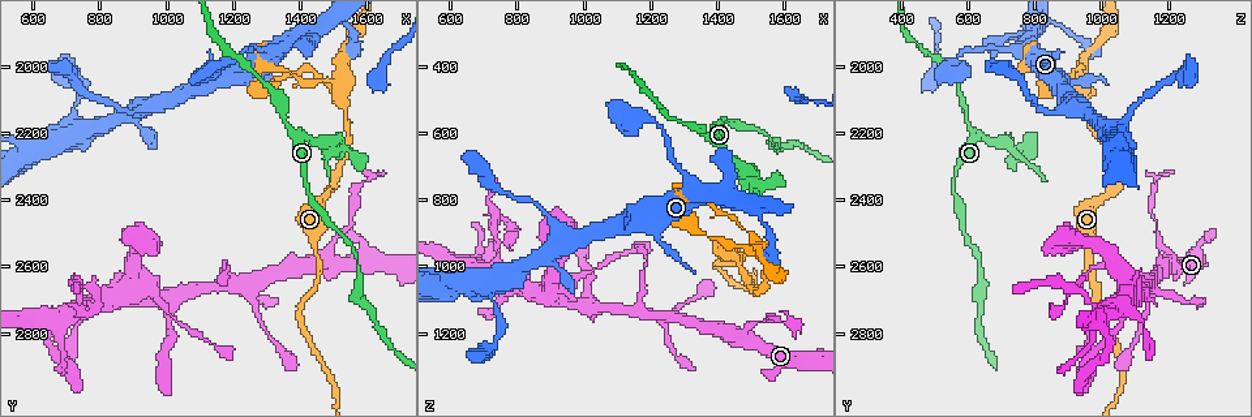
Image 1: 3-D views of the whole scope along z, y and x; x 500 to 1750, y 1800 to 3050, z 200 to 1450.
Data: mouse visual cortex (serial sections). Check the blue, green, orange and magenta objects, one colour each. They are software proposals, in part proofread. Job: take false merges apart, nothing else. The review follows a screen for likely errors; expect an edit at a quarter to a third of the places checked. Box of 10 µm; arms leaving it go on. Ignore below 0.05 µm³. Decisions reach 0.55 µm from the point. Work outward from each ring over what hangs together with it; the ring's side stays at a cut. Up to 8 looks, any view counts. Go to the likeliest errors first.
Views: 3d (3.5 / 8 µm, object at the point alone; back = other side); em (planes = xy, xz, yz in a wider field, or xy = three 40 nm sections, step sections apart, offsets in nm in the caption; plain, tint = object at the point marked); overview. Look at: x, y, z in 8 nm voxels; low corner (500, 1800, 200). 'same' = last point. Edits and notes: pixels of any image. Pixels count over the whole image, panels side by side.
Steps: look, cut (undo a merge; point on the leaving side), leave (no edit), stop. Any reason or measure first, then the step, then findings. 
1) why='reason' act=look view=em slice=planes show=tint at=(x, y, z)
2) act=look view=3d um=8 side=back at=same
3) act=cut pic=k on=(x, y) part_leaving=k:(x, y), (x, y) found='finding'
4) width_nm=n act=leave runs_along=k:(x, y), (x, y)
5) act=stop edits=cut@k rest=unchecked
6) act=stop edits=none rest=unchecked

why='sudden change in width' act=look view=3d um=3.5 at=(1520, 2070, 940)

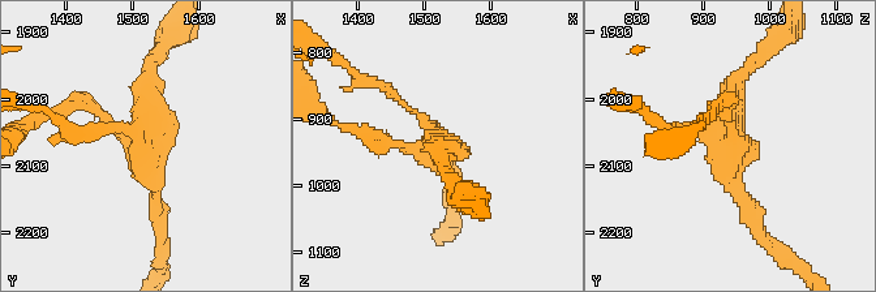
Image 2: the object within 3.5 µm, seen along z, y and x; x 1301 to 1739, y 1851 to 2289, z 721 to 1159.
why='now the EM' act=look view=em slice=planes show=tint at=(1520, 2070, 940)

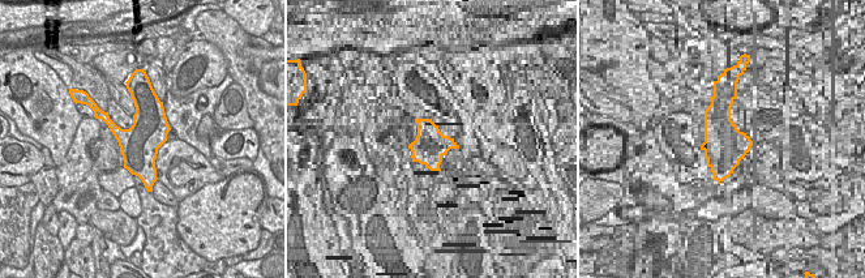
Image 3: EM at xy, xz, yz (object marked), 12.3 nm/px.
act=cut pic=2 on=(90, 104) part_leaving=2:(416, 147), (379, 144), (327, 117) found='two cells meet here'

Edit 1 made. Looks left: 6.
why='see it whole again' act=look view=overview

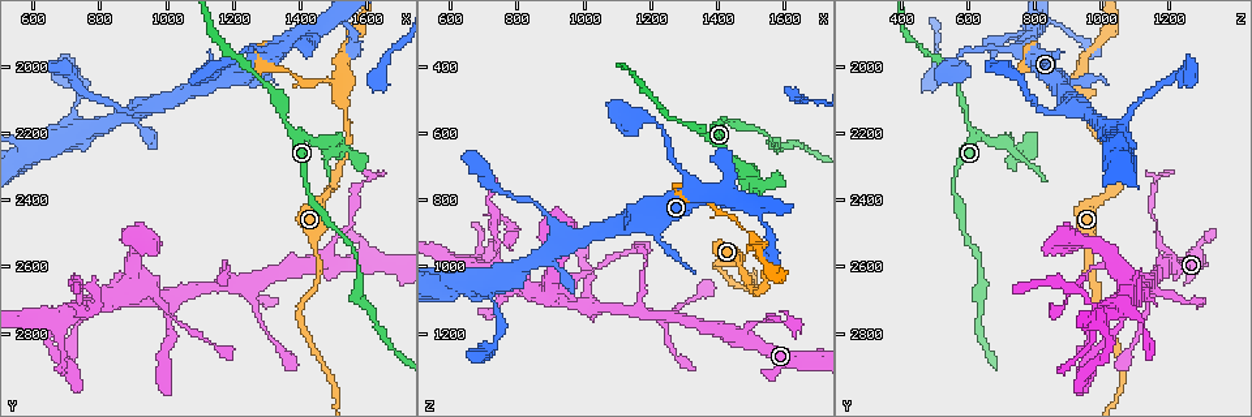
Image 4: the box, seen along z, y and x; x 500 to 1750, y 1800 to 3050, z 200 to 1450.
why='abrupt turn' act=look view=3d um=3.5 at=(1510, 2240, 750)

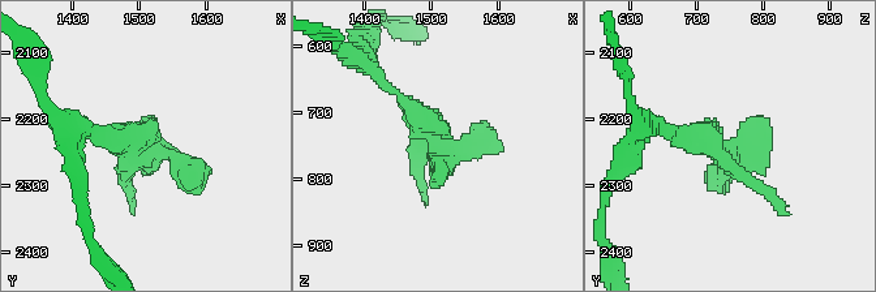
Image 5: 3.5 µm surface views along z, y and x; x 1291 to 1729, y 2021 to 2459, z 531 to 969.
act=look view=em slice=xy step=2 show=tint at=(1510, 2240, 745)

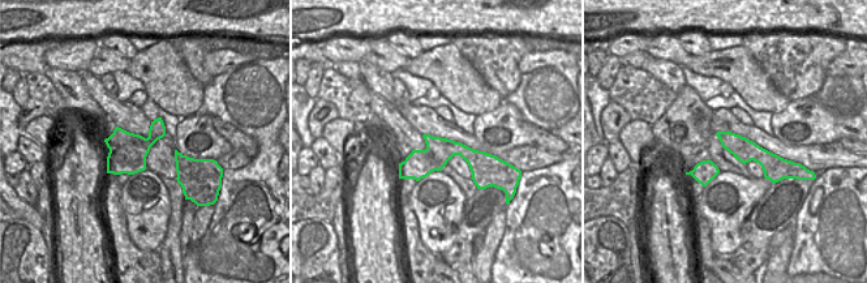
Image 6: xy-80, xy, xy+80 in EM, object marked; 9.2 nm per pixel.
width_nm=260 act=cut pic=5 on=(441, 177) border=6:(145, 138), (134, 138), (110, 150) found='a second cell is stuck on'

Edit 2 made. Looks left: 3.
act=look view=overview

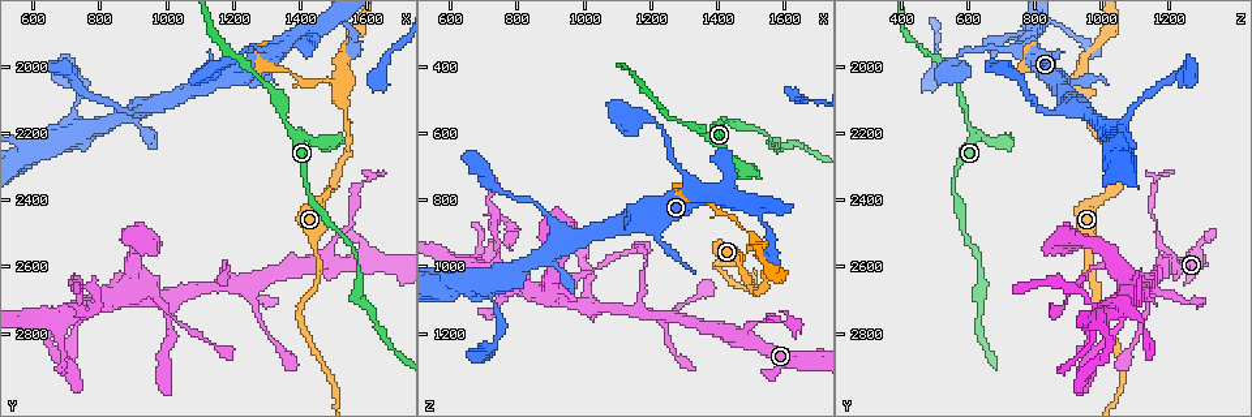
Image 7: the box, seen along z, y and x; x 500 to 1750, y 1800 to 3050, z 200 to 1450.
why='sudden change in width' act=look view=3d um=3.5 at=(890, 2140, 850)

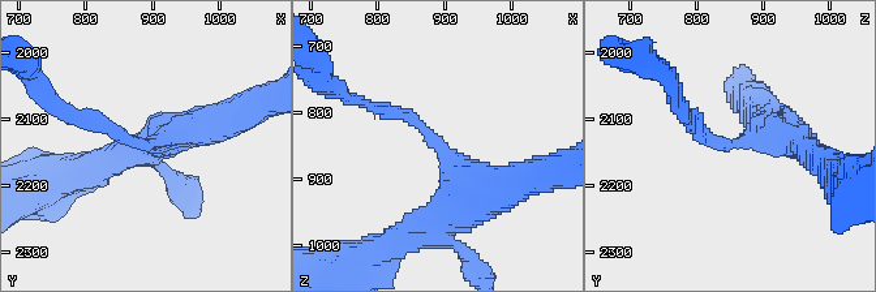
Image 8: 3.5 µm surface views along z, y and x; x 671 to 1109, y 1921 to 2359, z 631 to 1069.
arm_widths_nm=150,450 act=leave runs_along=8:(484, 201), (416, 120), (368, 107) found='continuous, no second cell'

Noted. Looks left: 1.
act=stop edits=cut@2,cut@5 rest=unchecked

